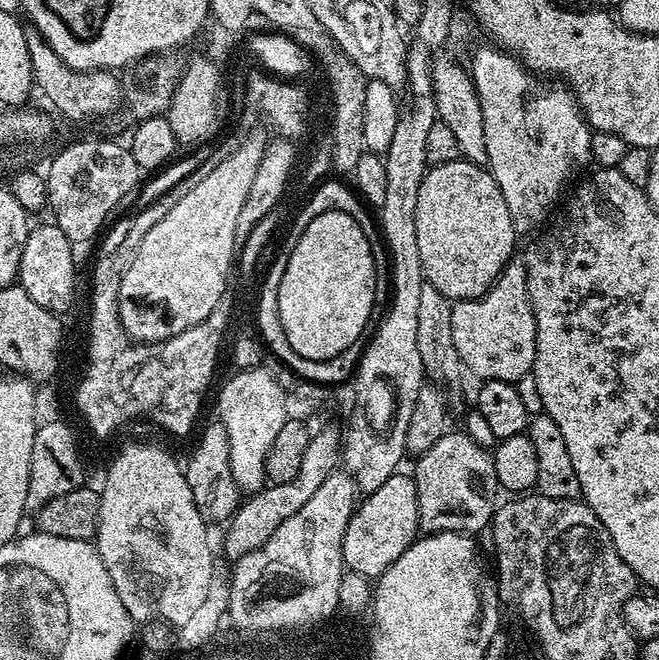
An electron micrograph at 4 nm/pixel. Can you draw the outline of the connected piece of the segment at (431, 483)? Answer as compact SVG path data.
M448 430L442 438L438 438L438 442L434 442L434 446L430 446L430 450L419 453L415 460L416 472L411 473L411 478L418 490L421 533L477 534L491 525L498 507L498 485L489 449L478 446L478 442L474 442L474 438L470 438L463 430Z

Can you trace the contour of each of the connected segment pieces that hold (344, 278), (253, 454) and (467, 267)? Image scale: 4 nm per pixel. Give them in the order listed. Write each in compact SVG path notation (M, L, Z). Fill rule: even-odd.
M342 210L318 214L295 237L296 245L287 253L286 270L278 286L278 314L286 338L302 358L333 360L342 350L357 343L365 335L364 327L373 319L372 307L376 305L376 267L370 254L370 242L358 227L358 222Z
M261 366L259 368L246 368L237 371L235 374L237 376L232 376L224 385L220 388L220 401L217 402L216 408L220 411L220 416L218 416L218 422L222 426L226 426L226 434L230 438L230 470L234 473L234 482L238 487L240 487L241 493L251 494L260 491L261 488L265 487L266 481L264 478L264 469L268 462L268 455L270 454L270 446L274 446L274 438L278 435L278 430L282 430L282 426L290 419L290 400L286 395L284 388L280 385L280 381L271 372L268 373L267 367Z
M466 159L429 167L418 189L418 214L414 214L414 227L418 229L418 258L422 258L422 270L427 283L434 286L450 301L473 300L490 287L500 271L513 259L518 233L510 222L510 210L502 190L487 167L472 164Z

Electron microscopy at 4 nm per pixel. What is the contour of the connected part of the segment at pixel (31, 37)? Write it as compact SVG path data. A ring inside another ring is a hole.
M25 27L26 46L30 49L30 66L32 67L32 79L38 92L41 92L62 115L68 120L100 120L103 116L108 116L111 112L121 111L122 108L122 80L120 80L115 71L101 70L99 72L79 72L70 66L66 66L66 62L62 62L62 58L58 58L58 54L54 54L54 50L42 38L42 34L37 28Z

